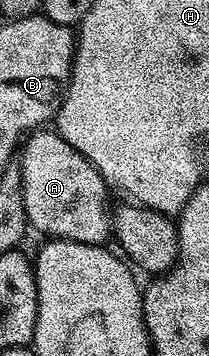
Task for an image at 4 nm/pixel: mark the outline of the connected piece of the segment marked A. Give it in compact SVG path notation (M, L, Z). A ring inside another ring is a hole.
M39 128L25 139L20 159L24 212L33 229L51 239L63 238L93 246L111 241L112 206L106 203L108 183L72 144L65 142L53 129Z

